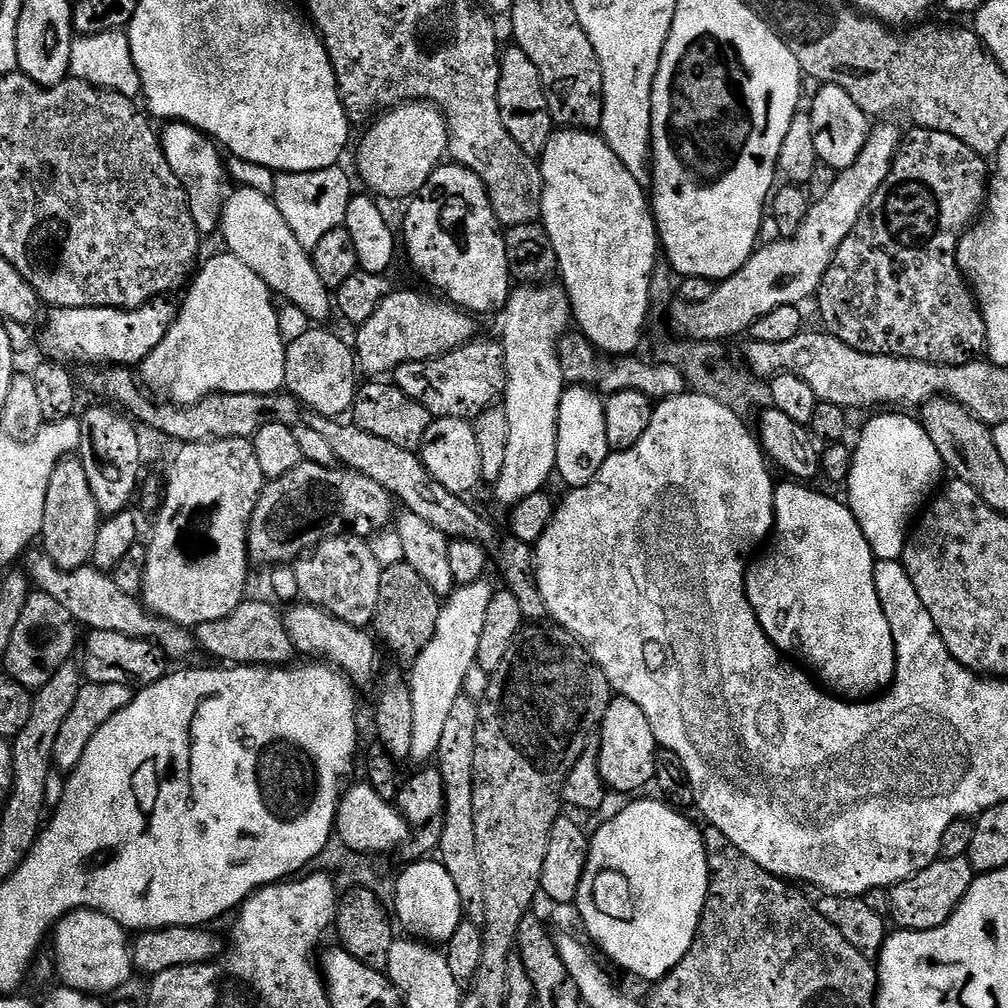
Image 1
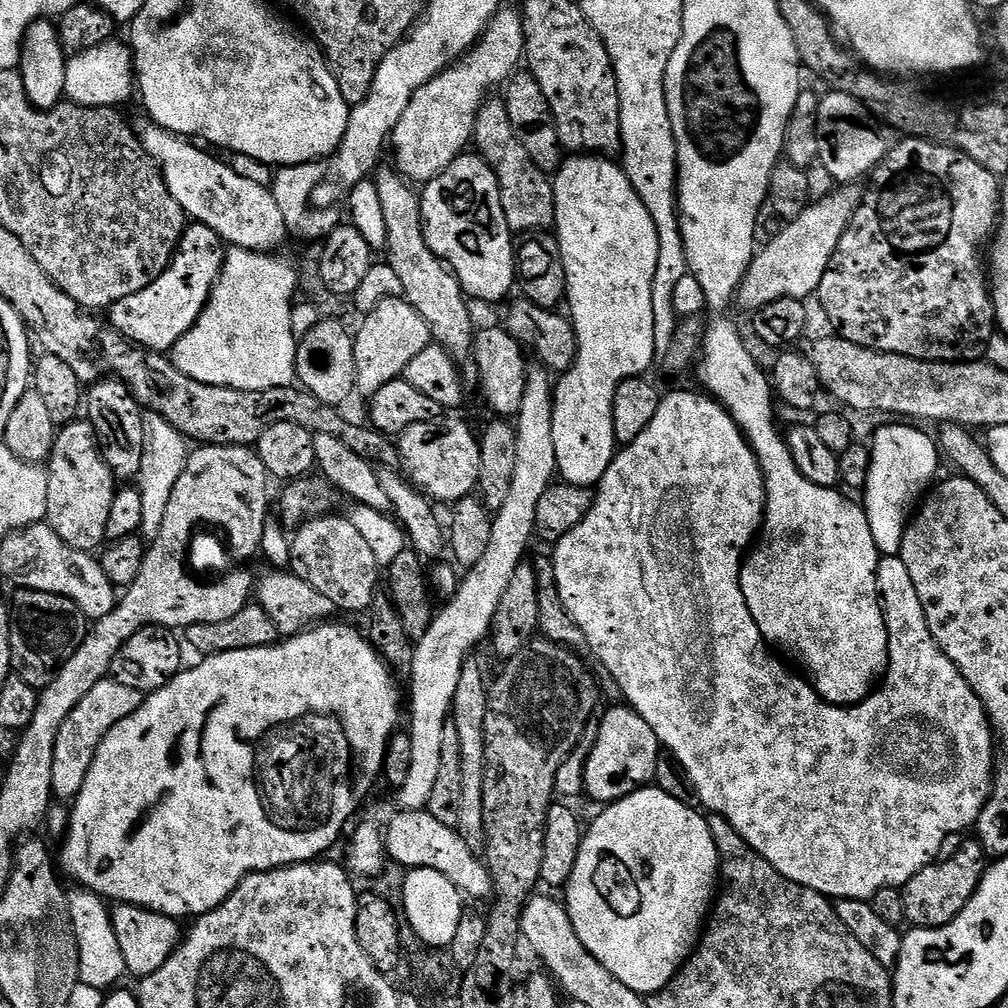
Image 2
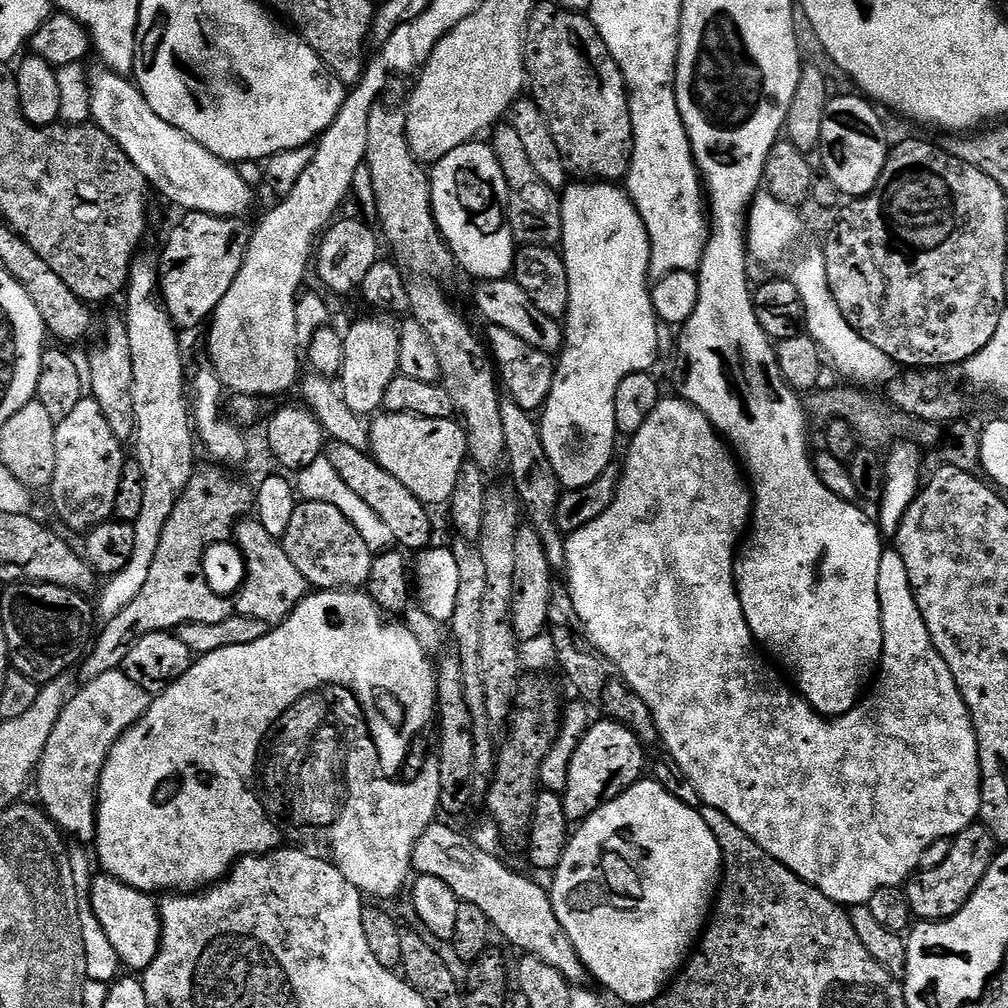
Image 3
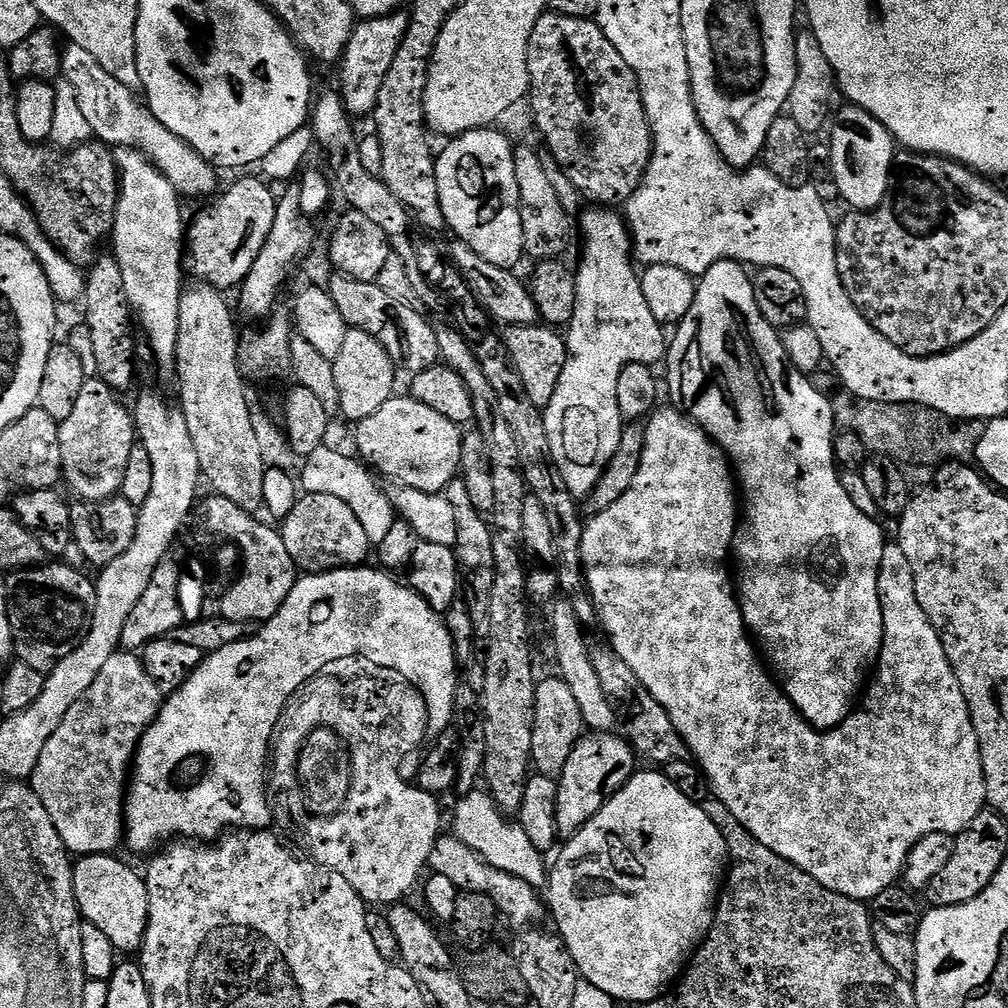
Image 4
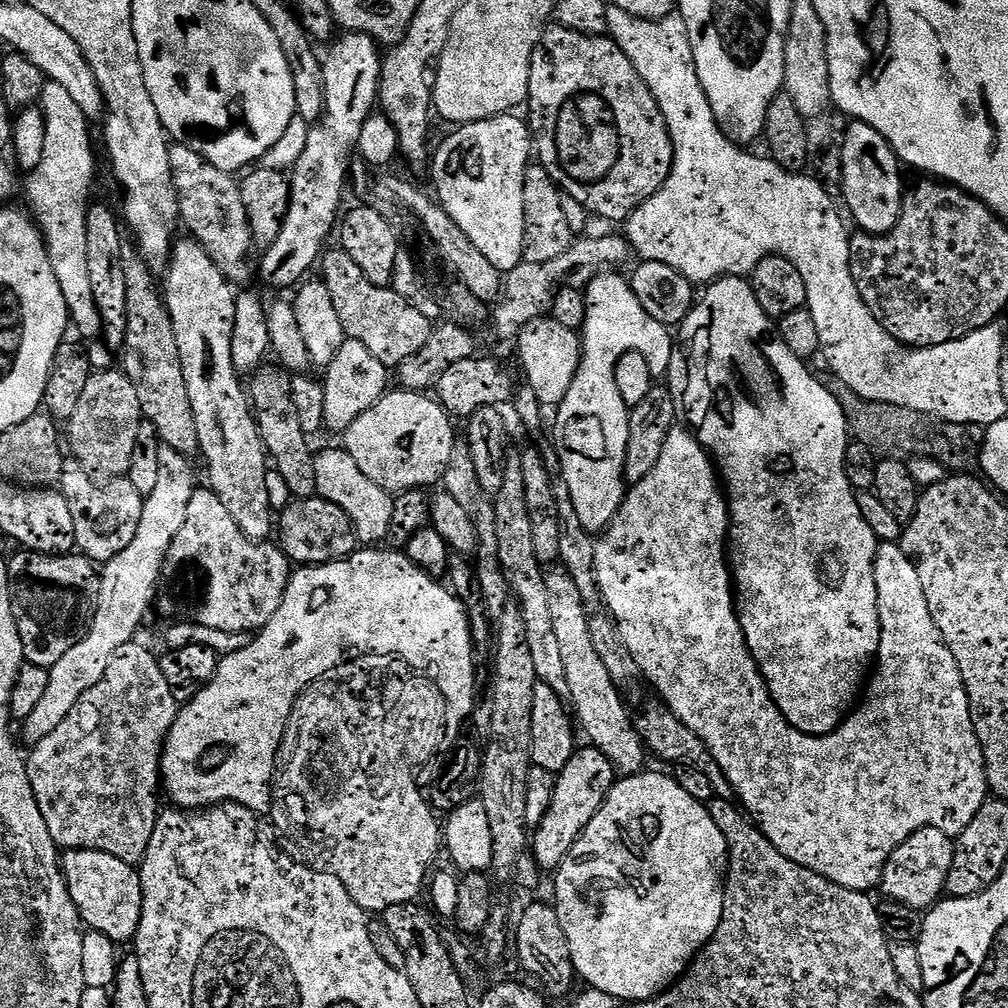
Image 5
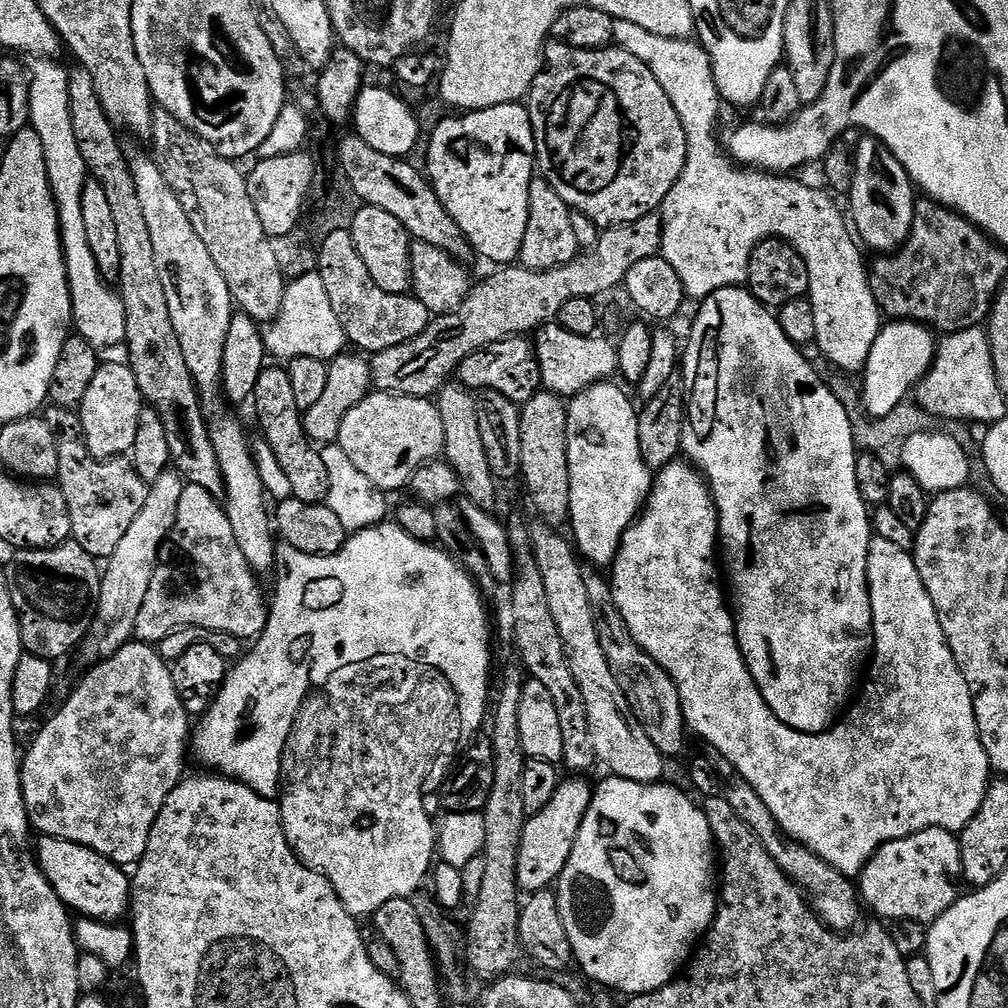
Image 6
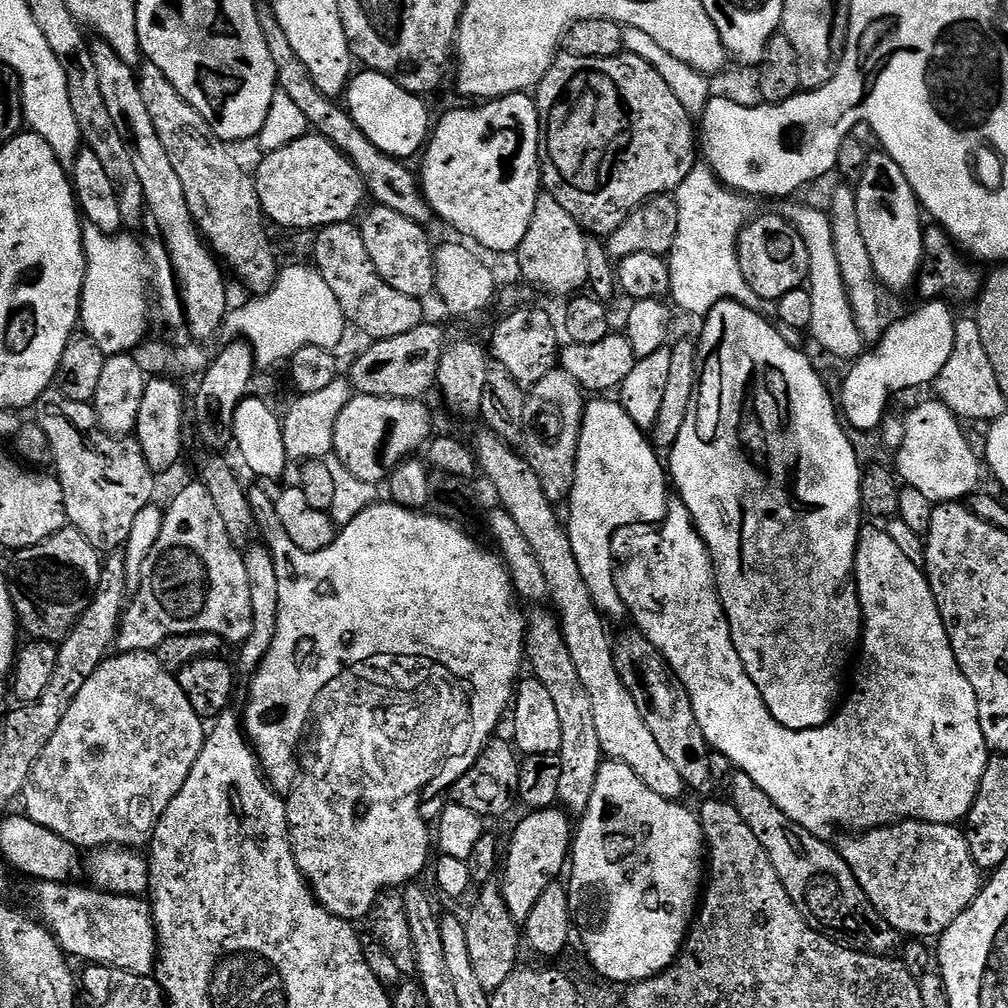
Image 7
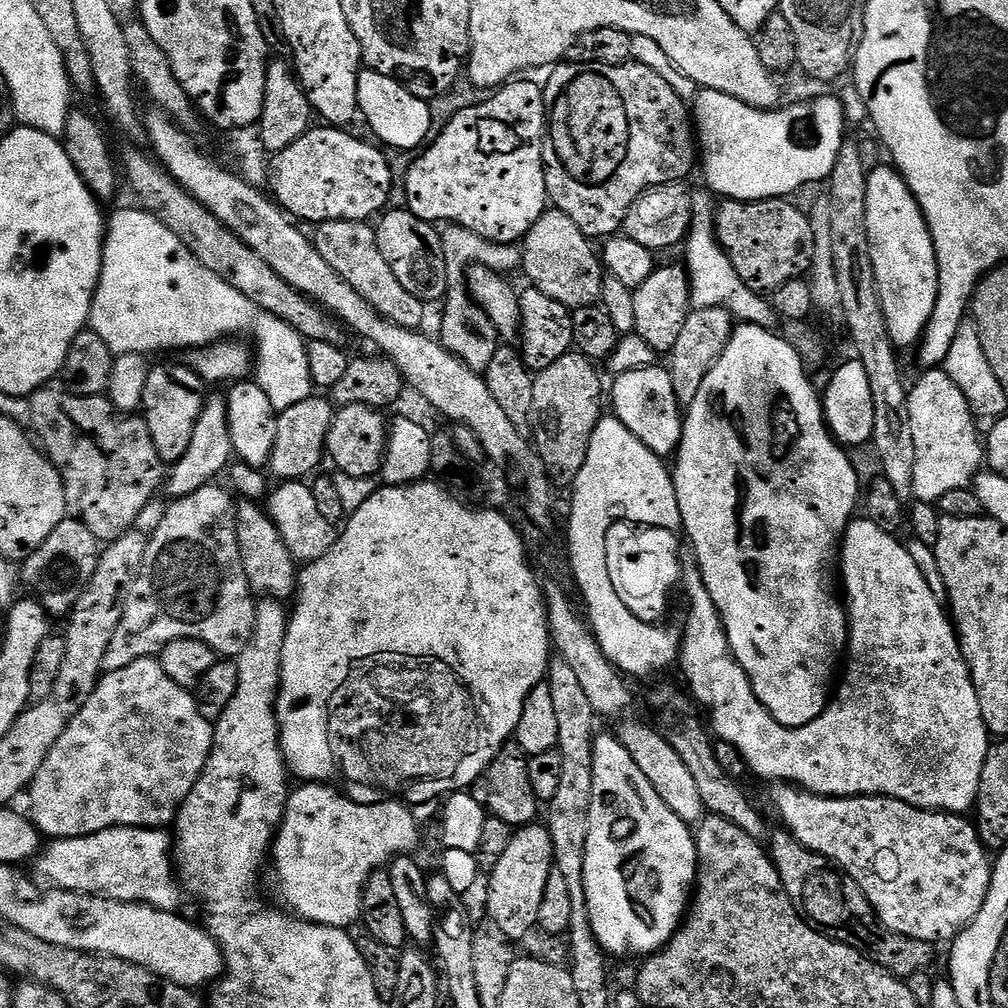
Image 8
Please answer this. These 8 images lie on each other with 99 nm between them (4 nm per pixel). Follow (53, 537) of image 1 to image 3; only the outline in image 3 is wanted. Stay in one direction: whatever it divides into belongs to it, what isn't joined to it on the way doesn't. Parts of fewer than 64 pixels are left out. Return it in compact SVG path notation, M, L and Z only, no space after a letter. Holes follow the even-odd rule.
M91 398L78 402L72 413L57 423L56 445L58 466L54 469L50 495L61 522L84 534L104 521L113 519L118 482L122 482L126 455L125 445L114 434L114 430L110 430L106 414L102 414L102 406L98 406L98 402Z

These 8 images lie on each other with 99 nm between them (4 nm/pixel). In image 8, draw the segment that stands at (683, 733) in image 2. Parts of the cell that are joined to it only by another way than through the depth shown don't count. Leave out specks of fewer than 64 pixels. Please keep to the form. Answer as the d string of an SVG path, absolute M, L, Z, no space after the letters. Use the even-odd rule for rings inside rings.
M867 518L853 519L848 529L844 531L844 538L840 546L838 572L842 577L842 592L846 597L848 631L850 633L846 649L846 663L842 668L842 679L839 681L839 684L841 683L840 689L838 689L838 684L834 692L834 699L825 708L824 713L818 718L814 718L814 722L810 722L806 726L788 728L784 724L779 724L768 713L766 706L762 706L762 702L758 702L750 678L744 673L739 662L732 657L730 642L726 638L724 623L720 621L720 615L714 606L714 598L710 598L703 580L696 574L692 574L688 580L688 617L684 620L684 628L682 627L678 668L684 671L684 676L688 679L689 689L687 688L687 691L693 701L703 711L704 708L708 711L708 716L712 719L711 731L717 737L720 735L726 743L733 744L740 751L741 758L748 763L748 768L754 775L761 776L764 780L776 780L772 782L793 785L805 792L813 792L815 796L889 796L915 808L924 808L928 812L968 814L976 806L978 786L982 782L982 766L986 766L986 754L990 747L990 733L982 718L982 706L978 702L978 694L968 669L968 663L960 653L960 641L956 638L956 629L949 613L946 611L941 597L936 596L934 590L930 590L922 570L918 570L914 558L910 558L907 547L903 543L899 544L896 539L897 537L893 533L882 530L873 520ZM623 522L610 526L606 534L606 566L610 566L610 582L614 582L618 598L626 602L626 610L648 624L659 621L659 616L668 608L672 591L684 580L681 537L676 535L667 528L643 528Z

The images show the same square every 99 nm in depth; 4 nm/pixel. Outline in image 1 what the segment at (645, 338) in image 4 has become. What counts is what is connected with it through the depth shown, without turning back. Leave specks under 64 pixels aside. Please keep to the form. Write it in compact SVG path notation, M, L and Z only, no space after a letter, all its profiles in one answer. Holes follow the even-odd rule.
M561 127L553 131L551 138L546 142L546 150L538 157L540 173L542 174L542 210L540 211L540 220L544 225L546 234L550 234L550 242L554 242L554 254L556 255L556 266L559 279L562 281L562 287L568 294L568 303L572 306L572 318L575 327L584 333L593 347L609 357L631 356L637 350L640 339L644 336L644 327L648 324L648 312L652 308L652 273L656 271L658 257L661 255L660 234L656 230L656 218L652 215L652 205L650 203L649 193L645 185L639 184L622 166L618 154L610 150L610 146L605 142L603 136L592 130L581 130L579 128ZM565 387L558 410L558 442L556 472L568 483L569 489L586 486L602 470L610 455L606 438L604 400L588 387Z

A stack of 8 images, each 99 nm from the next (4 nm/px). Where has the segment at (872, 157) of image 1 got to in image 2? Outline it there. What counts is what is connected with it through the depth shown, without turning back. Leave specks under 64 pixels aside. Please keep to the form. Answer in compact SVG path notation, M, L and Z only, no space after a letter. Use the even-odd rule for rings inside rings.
M856 182L845 183L837 187L840 189L833 196L813 199L807 210L795 213L789 219L792 221L752 257L752 265L746 270L735 303L755 314L759 308L776 302L778 298L807 301L811 292L812 295L819 293L822 278L828 273L830 258L834 258L834 250L838 250L838 242L842 242L842 234L860 205L860 187Z

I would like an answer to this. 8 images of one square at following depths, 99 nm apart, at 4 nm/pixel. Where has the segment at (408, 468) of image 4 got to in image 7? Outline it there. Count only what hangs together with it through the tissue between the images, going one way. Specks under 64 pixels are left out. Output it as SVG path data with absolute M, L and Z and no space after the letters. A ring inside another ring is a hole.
M356 394L346 410L338 414L332 452L342 462L342 466L346 466L350 474L354 474L354 478L379 485L389 479L389 473L393 469L429 443L433 435L431 432L432 420L428 417L428 408L424 402Z

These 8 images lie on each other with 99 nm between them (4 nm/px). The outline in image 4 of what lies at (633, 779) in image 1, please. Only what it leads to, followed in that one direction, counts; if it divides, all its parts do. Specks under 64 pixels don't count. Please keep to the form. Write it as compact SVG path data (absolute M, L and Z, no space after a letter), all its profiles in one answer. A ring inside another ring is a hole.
M592 732L581 736L580 741L574 746L574 754L570 754L570 759L566 761L566 770L558 777L558 798L556 799L556 821L560 836L570 838L590 822L606 806L606 802L618 790L622 790L628 781L636 775L638 771L638 757L632 745L619 734L612 732Z

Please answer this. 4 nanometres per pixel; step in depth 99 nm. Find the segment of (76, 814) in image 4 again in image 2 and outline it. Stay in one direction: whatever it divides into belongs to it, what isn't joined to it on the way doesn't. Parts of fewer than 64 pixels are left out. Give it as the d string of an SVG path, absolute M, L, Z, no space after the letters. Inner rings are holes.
M105 678L82 698L82 702L78 702L78 706L74 706L74 710L70 710L70 718L62 722L62 730L58 730L58 742L54 742L52 794L57 801L71 802L76 799L78 790L82 790L82 782L86 782L90 762L94 762L94 754L102 738L106 738L106 734L110 734L110 730L114 730L122 718L130 718L130 714L134 714L134 710L138 710L145 699L145 693L133 690L130 686L122 686L122 682L117 680Z

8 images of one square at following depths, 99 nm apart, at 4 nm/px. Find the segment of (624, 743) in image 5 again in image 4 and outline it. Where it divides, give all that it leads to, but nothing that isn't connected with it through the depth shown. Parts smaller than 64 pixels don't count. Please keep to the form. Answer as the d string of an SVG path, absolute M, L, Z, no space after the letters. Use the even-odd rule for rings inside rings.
M560 598L551 605L552 611L552 644L556 647L556 664L560 679L570 686L574 699L578 702L578 710L582 710L585 729L592 732L612 732L617 727L616 715L612 703L606 698L606 690L602 690L602 681L598 679L598 670L594 670L594 662L589 641L584 641L585 627L580 623L578 614L574 614L571 604Z

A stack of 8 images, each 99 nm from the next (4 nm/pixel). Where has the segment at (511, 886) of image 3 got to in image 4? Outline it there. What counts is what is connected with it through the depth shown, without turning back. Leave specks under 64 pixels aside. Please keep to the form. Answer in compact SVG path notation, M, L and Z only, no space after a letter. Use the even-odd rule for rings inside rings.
M441 834L436 839L436 845L432 847L432 853L428 859L428 868L435 874L442 875L445 878L450 878L454 886L459 889L460 892L481 892L486 894L496 904L496 911L501 917L504 916L512 924L517 924L517 929L524 930L529 926L536 926L543 916L546 916L546 904L542 899L541 893L535 888L531 888L522 878L511 876L508 873L504 873L500 869L496 869L488 861L484 861L474 850L466 846L464 842L460 841L456 835L453 834Z

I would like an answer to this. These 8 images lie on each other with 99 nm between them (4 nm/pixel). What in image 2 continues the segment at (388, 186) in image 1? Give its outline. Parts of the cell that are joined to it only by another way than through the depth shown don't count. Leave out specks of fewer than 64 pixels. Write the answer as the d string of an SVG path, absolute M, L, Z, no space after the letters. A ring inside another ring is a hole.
M505 6L496 13L484 29L484 35L480 37L478 43L469 48L466 55L455 61L451 66L436 75L430 82L426 82L410 98L410 106L406 106L406 114L398 118L398 126L393 130L390 137L390 148L396 151L396 161L394 167L405 180L416 186L423 186L428 181L434 179L440 172L446 170L456 161L457 156L469 147L476 131L476 113L484 104L484 93L487 88L492 88L495 84L503 85L517 71L518 65L524 56L524 22L519 11L516 12L511 6Z

